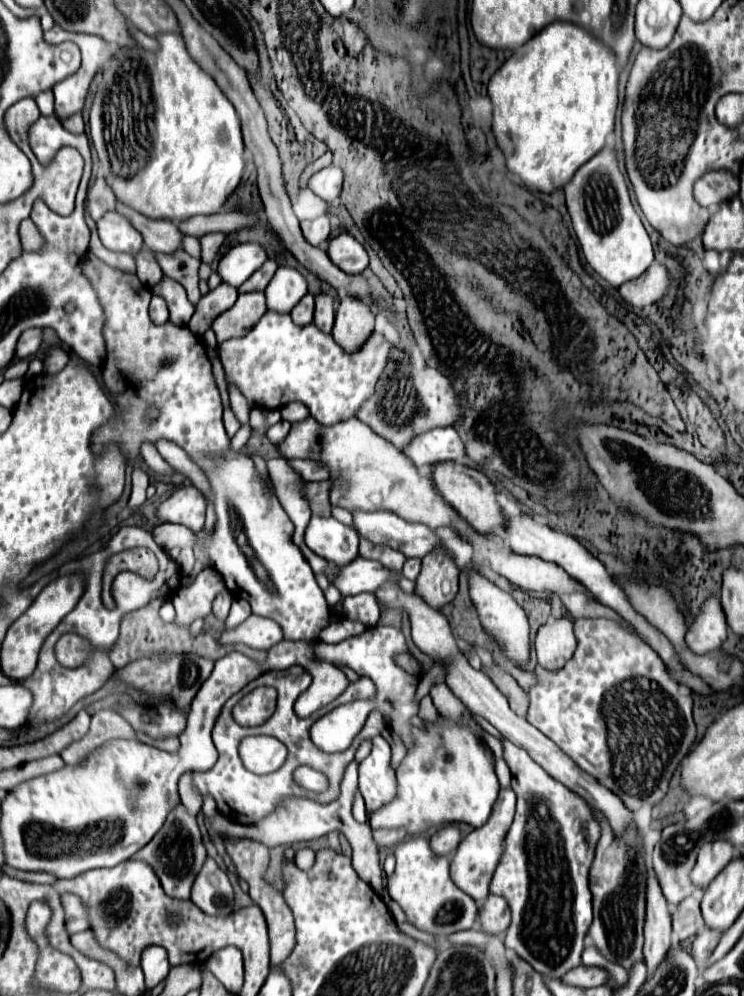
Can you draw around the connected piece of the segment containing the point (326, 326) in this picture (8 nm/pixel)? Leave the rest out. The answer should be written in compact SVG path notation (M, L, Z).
M317 294L315 296L315 326L323 332L331 332L333 328L333 316L335 316L335 302L329 294Z

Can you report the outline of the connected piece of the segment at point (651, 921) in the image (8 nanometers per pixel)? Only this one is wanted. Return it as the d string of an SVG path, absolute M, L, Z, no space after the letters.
M649 872L645 946L643 946L643 958L645 958L649 974L653 974L653 970L657 970L657 964L661 964L665 960L665 954L669 954L671 948L673 948L673 940L671 940L669 906L665 902L665 896L661 894L657 878L653 876L653 872Z

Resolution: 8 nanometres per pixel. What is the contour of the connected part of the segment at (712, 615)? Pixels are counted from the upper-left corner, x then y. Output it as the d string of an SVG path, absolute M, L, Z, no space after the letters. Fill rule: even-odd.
M709 594L687 630L687 644L695 654L707 654L717 650L727 638L727 622L723 606L717 594Z

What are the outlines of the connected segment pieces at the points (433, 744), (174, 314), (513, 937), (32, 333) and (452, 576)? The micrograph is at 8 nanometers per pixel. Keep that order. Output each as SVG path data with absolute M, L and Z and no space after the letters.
M439 718L435 724L425 722L425 730L413 728L415 746L403 758L397 768L397 796L371 814L369 824L373 830L377 828L407 828L409 834L421 834L427 828L441 822L467 822L473 828L485 826L491 816L493 804L499 792L499 780L493 770L493 754L491 750L473 734L467 726L455 726L453 722Z
M163 278L161 284L157 284L155 288L152 288L152 294L163 296L167 306L169 306L169 320L177 326L187 326L187 322L191 320L193 312L195 312L195 306L189 302L187 294L185 294L185 288L177 282L177 280L171 280L171 278Z
M507 738L499 740L517 794L515 820L505 836L505 852L491 880L491 894L503 896L513 916L505 948L529 962L539 974L563 978L565 972L581 966L583 940L593 920L587 876L601 830L583 798L551 778L523 748Z
M41 328L25 330L25 334L21 334L19 344L17 344L17 358L27 358L27 356L35 354L39 350L41 342L43 342L43 330Z
M437 548L423 558L423 570L417 578L415 594L425 598L429 606L441 608L449 604L459 586L459 566L449 550Z

